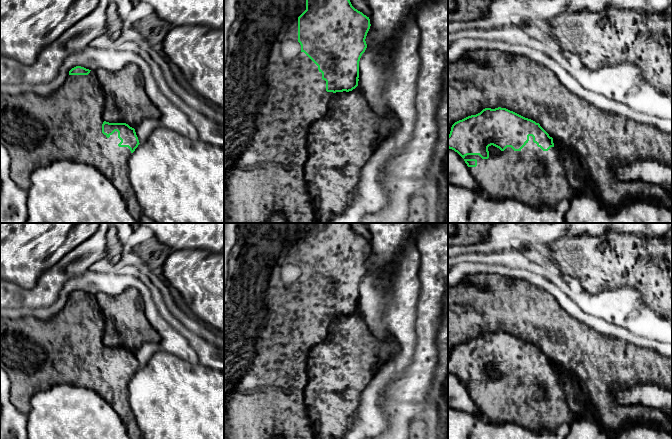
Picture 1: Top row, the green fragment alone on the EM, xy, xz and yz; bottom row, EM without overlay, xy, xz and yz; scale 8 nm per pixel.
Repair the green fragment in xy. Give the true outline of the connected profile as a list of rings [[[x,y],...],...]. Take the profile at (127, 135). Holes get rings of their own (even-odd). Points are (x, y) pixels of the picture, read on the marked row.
[[[81,66],[72,68],[61,87],[49,96],[40,96],[32,92],[0,96],[0,143],[10,156],[10,176],[20,188],[28,191],[33,172],[54,161],[70,160],[91,165],[117,188],[129,213],[140,221],[144,214],[130,182],[128,167],[129,159],[140,143],[135,129],[128,124],[109,123],[104,120],[104,105],[104,92],[96,72]]]

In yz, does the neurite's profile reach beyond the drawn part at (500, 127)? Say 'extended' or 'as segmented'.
extended

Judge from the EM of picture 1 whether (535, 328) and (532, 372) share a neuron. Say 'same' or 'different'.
different

